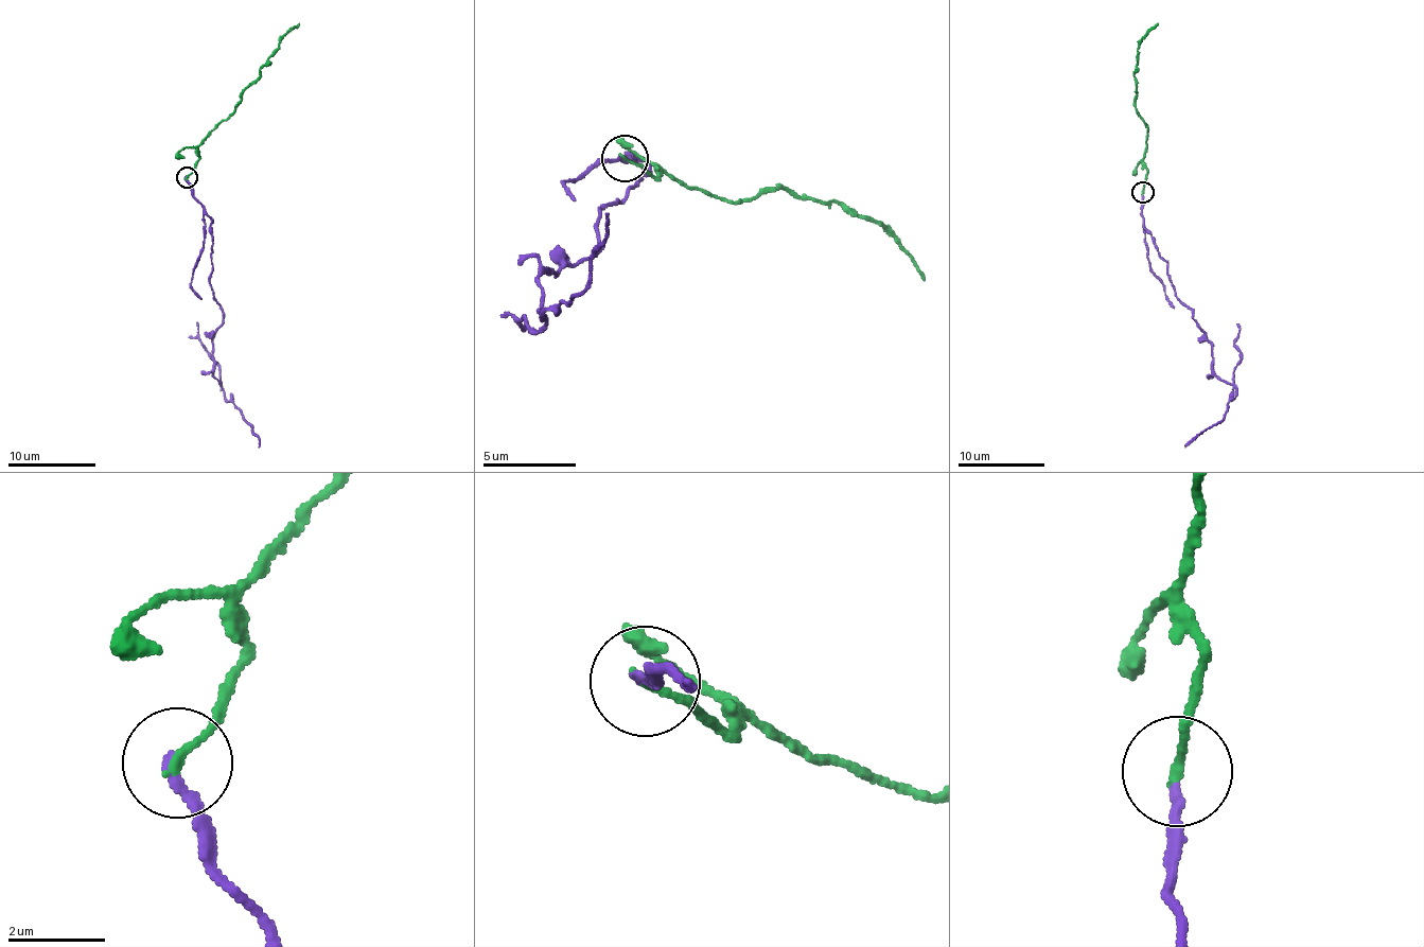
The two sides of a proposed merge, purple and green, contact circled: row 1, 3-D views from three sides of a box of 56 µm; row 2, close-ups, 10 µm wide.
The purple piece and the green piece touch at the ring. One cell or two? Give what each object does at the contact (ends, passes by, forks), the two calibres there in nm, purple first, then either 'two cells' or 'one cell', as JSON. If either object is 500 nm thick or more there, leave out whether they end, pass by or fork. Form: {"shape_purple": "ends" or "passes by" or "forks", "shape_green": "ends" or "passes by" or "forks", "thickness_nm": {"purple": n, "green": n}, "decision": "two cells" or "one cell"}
{"shape_purple": "ends", "shape_green": "ends", "thickness_nm": {"purple": 200, "green": 180}, "decision": "two cells"}

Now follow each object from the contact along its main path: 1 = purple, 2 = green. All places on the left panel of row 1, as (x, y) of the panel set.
1: (187, 177), (212, 223), (210, 287), (223, 320), (213, 342), (213, 371), (260, 446)
2: (187, 177), (196, 162), (200, 142), (222, 123), (259, 76), (261, 67), (280, 39), (298, 22)

